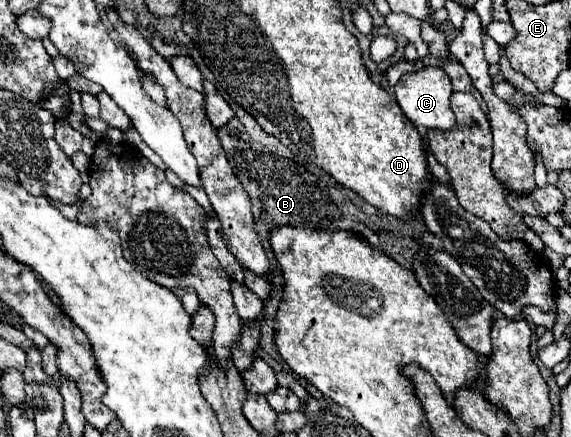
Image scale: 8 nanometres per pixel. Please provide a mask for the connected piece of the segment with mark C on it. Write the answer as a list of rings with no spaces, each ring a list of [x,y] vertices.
[[[420,67],[412,73],[402,75],[394,87],[394,95],[404,115],[416,127],[426,127],[426,129],[452,129],[454,127],[454,113],[450,109],[452,83],[446,71],[442,71],[440,67]]]

